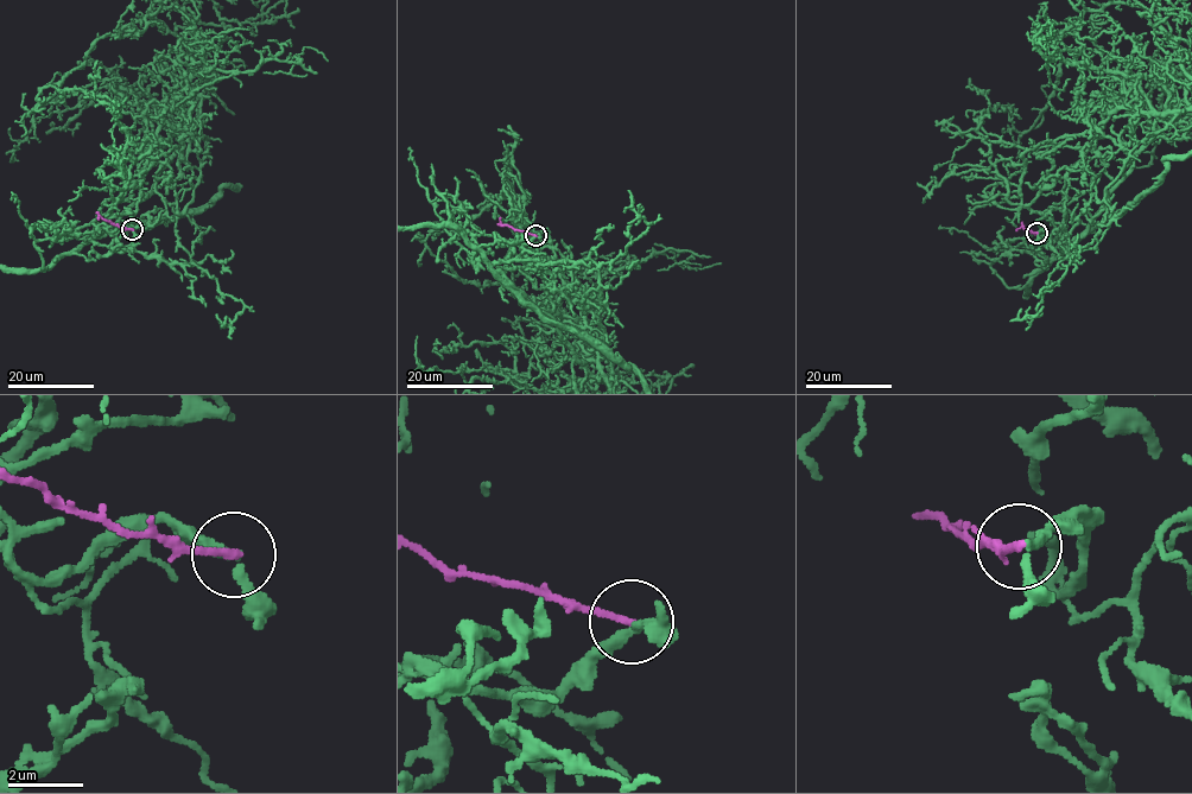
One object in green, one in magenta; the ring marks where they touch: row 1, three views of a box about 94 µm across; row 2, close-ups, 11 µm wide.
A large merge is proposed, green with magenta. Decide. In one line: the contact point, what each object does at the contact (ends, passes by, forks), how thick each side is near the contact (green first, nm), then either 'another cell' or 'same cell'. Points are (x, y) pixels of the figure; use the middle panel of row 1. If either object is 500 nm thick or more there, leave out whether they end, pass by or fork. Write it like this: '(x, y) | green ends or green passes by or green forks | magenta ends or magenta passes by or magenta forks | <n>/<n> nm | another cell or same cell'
(536, 235) | green passes by | magenta ends | 240/200 nm | same cell

